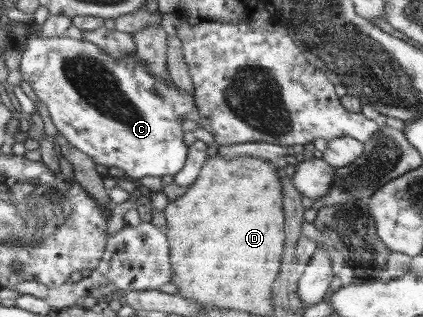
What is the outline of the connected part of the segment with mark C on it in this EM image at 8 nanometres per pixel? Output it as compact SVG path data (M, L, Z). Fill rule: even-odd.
M34 35L21 47L24 49L21 71L25 81L33 86L37 97L46 105L61 135L70 139L70 143L84 151L94 163L118 167L126 173L125 179L135 182L146 175L173 176L181 171L188 153L188 147L184 145L182 117L192 111L195 101L171 78L156 78L146 68L146 62L136 55L114 58L97 44L68 35L52 39Z

